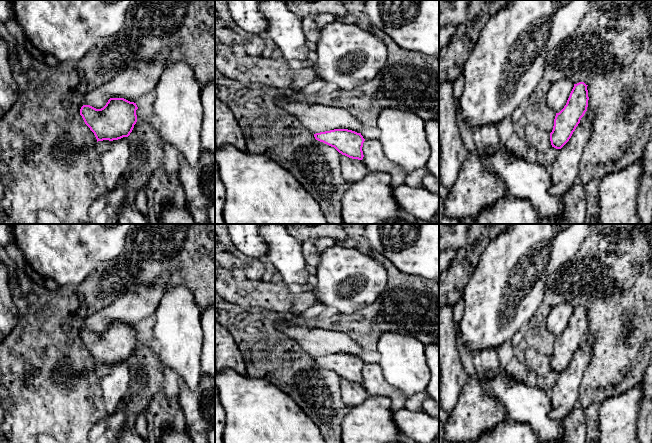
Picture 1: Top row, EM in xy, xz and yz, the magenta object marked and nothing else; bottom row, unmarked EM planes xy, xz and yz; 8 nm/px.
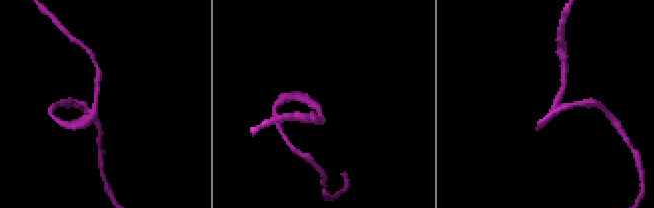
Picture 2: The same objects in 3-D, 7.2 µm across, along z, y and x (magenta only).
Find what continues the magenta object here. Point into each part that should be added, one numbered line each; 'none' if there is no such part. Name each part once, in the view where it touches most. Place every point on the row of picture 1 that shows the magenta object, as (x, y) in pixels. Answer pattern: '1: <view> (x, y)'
1: xy (132, 83)

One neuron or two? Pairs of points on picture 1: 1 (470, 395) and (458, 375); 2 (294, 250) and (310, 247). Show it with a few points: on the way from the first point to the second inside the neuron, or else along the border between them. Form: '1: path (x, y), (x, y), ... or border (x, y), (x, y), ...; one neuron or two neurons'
1: border (476, 380), (469, 380), (464, 385), (454, 406); two neurons
2: border (290, 234), (301, 243), (302, 257), (307, 265); two neurons

